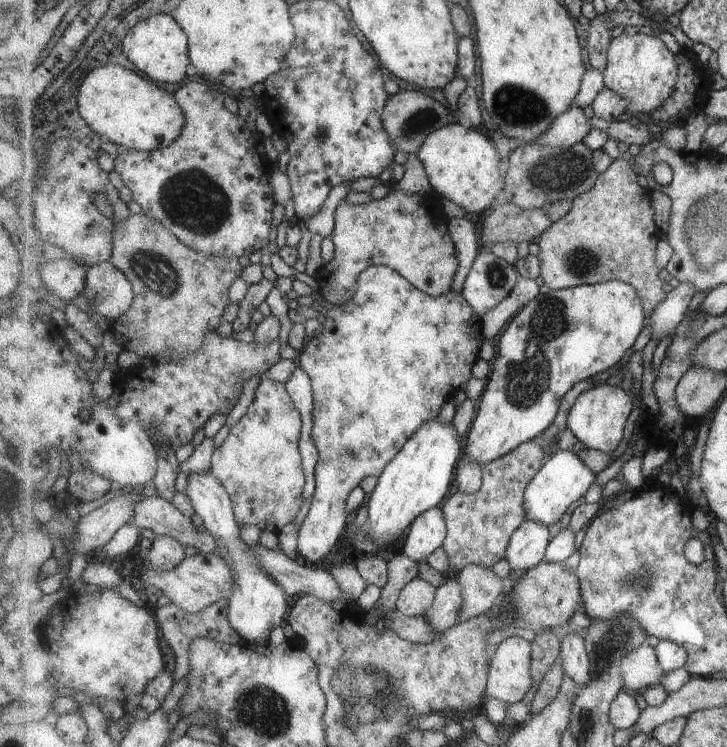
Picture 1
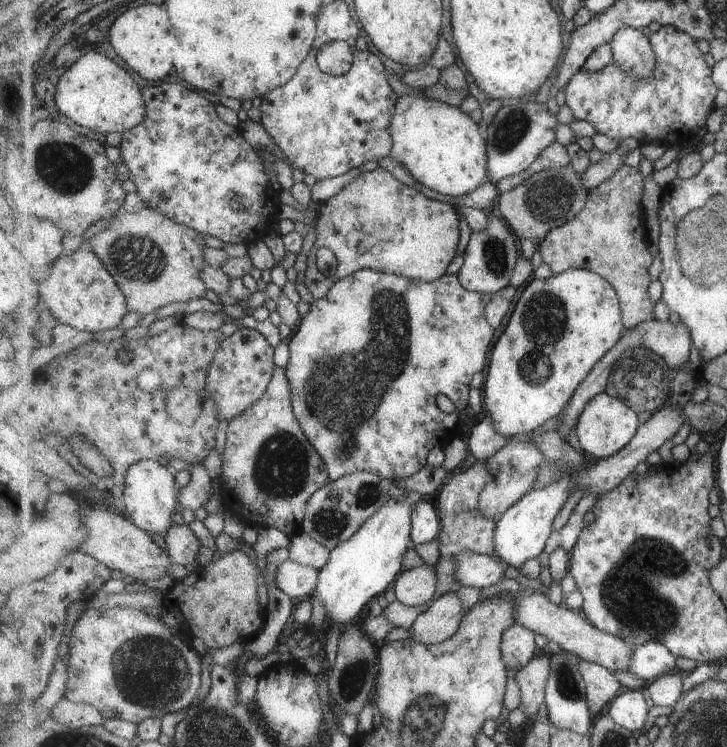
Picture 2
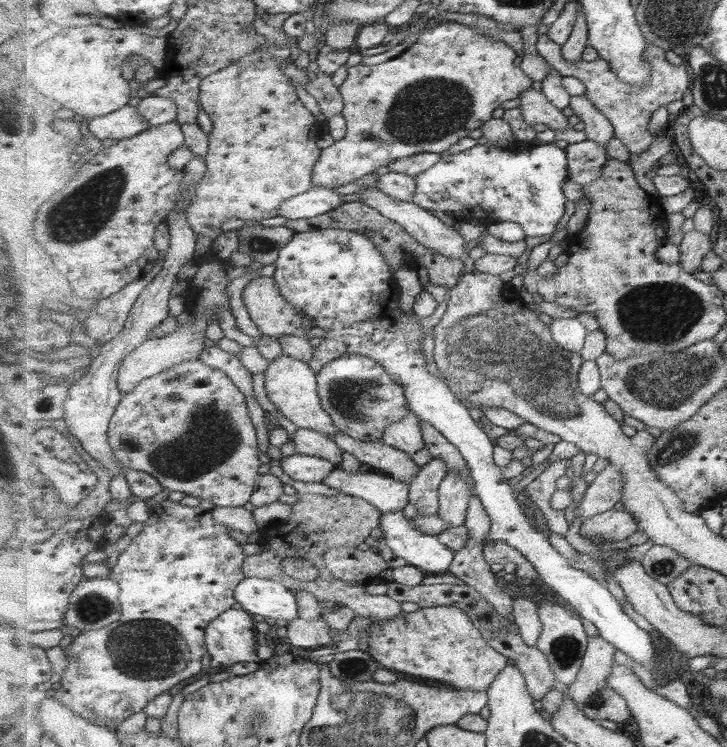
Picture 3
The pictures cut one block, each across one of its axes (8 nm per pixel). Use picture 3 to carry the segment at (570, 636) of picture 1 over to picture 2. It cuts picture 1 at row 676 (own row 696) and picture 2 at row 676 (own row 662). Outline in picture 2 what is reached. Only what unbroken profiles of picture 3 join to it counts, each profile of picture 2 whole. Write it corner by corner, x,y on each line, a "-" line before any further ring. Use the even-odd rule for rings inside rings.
581,659
579,668
586,682
589,708
597,718
621,692
621,682
617,680
615,673
600,664

